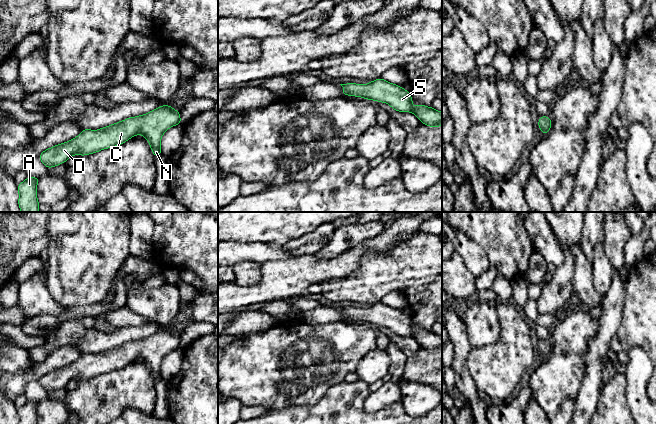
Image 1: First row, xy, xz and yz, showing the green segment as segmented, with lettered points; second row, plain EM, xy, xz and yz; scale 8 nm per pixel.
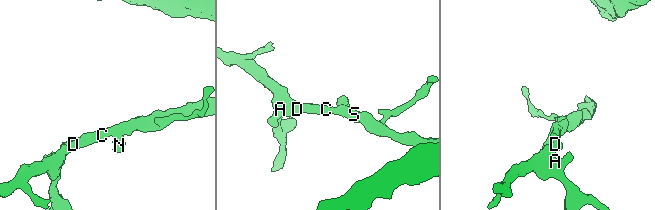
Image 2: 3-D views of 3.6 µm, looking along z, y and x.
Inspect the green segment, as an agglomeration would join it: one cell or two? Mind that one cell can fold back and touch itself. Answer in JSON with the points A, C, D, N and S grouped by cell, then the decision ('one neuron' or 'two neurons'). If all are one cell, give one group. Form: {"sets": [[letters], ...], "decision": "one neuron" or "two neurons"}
{"sets": [["A", "C", "D", "N", "S"]], "decision": "one neuron"}

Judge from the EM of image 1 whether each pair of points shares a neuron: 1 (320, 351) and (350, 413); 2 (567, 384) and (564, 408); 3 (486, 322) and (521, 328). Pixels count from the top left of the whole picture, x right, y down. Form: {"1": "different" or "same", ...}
{"1": "different", "2": "different", "3": "different"}

